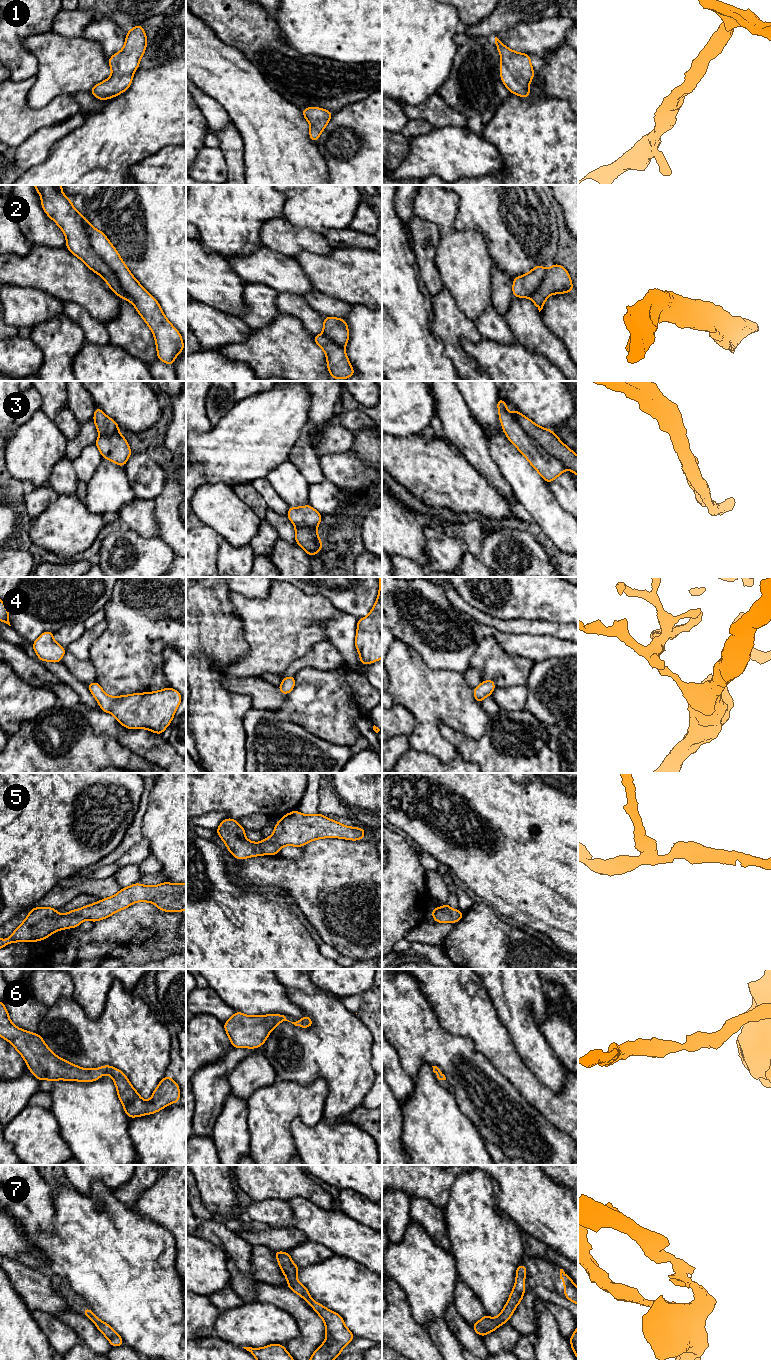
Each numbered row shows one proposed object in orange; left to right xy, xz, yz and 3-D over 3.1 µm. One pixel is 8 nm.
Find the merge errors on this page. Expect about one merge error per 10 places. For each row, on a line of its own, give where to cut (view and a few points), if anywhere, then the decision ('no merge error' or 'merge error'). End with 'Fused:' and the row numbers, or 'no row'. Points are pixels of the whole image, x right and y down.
1: cut none; no merge error
2: cut none; no merge error
3: cut none; no merge error
4: cut none; no merge error
5: cut none; no merge error
6: cut none; no merge error
7: cut none; no merge error
Fused: no row

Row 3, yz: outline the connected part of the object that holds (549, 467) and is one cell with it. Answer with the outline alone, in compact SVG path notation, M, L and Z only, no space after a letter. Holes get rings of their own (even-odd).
M498 397L497 407L503 432L546 483L555 480L560 474L565 472L566 468L578 476L578 456L574 451L568 448L551 429L545 429L535 424L516 408L513 409L515 415L513 417L506 406L507 403Z

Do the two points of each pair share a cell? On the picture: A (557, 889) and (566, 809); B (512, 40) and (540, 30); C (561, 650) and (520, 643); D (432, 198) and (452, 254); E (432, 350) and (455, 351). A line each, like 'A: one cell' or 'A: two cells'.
A: one cell
B: one cell
C: one cell
D: two cells
E: two cells

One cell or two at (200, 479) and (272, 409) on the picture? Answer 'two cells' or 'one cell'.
one cell

